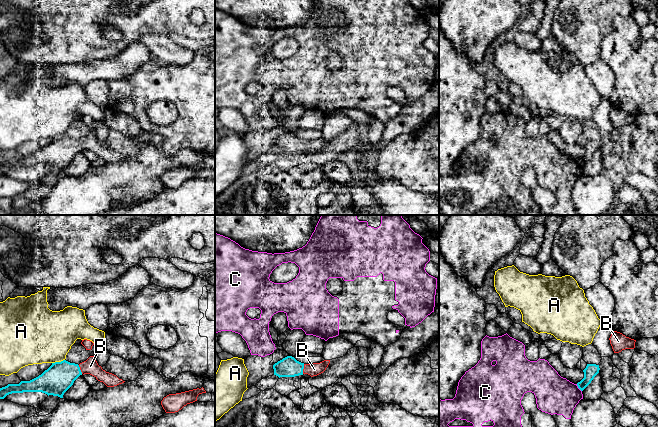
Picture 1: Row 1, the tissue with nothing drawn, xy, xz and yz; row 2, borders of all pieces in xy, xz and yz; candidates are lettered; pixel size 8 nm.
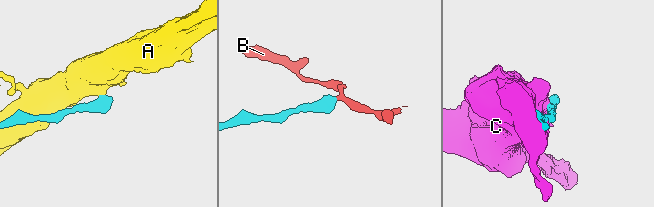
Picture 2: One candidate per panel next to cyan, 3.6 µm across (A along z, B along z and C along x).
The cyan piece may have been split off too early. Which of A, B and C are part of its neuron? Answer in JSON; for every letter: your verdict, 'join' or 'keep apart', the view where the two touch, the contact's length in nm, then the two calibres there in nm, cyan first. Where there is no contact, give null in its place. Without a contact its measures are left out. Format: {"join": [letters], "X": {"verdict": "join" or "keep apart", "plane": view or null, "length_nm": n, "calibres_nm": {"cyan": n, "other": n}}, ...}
{"join": ["B"], "A": {"verdict": "keep apart", "plane": "xy", "length_nm": 110, "calibres_nm": {"cyan": 240, "other": 440}}, "B": {"verdict": "join", "plane": "xz", "length_nm": 80, "calibres_nm": {"cyan": 160, "other": 100}}, "C": {"verdict": "keep apart", "plane": "yz", "length_nm": 80, "calibres_nm": {"cyan": 110, "other": 300}}}

